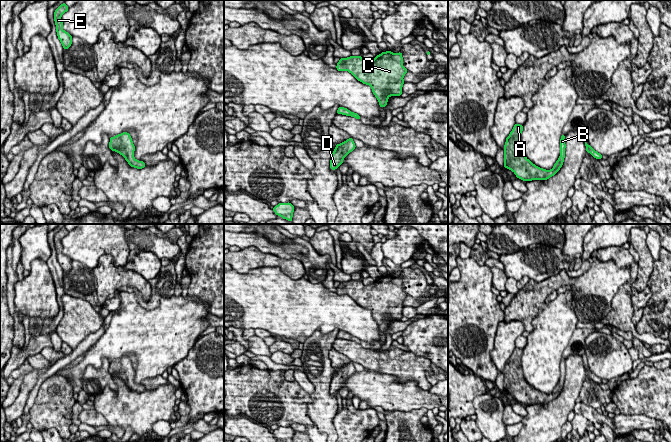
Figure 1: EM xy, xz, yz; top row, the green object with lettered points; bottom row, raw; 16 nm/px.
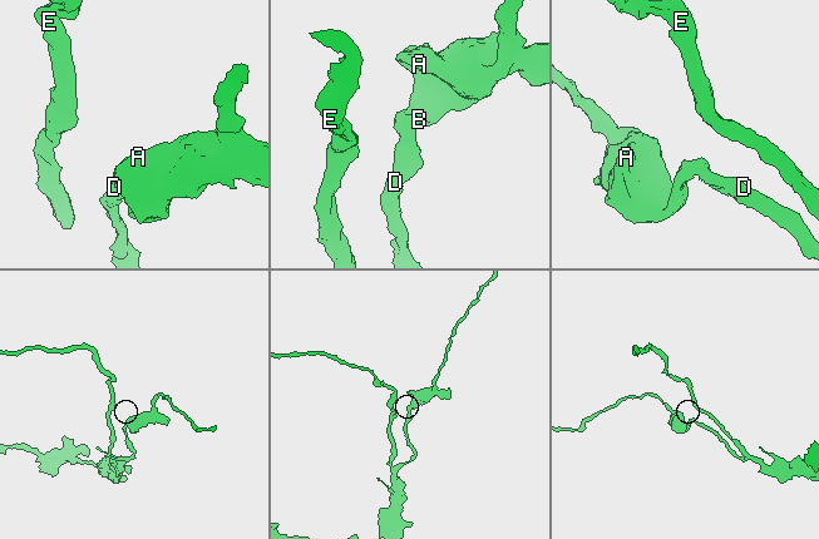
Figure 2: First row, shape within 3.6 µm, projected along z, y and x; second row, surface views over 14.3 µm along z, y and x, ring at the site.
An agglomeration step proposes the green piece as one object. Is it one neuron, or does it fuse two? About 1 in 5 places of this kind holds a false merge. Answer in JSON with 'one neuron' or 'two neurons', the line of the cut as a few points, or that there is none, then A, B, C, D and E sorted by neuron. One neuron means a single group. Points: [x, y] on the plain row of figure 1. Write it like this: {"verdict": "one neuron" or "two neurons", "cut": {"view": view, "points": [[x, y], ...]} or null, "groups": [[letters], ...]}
{"verdict": "one neuron", "cut": null, "groups": [["A", "B", "C", "D", "E"]]}

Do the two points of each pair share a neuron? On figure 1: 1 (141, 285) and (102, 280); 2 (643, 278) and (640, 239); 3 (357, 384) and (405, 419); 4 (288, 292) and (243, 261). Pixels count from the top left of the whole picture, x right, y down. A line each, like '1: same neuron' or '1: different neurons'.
1: same neuron
2: same neuron
3: different neurons
4: different neurons

